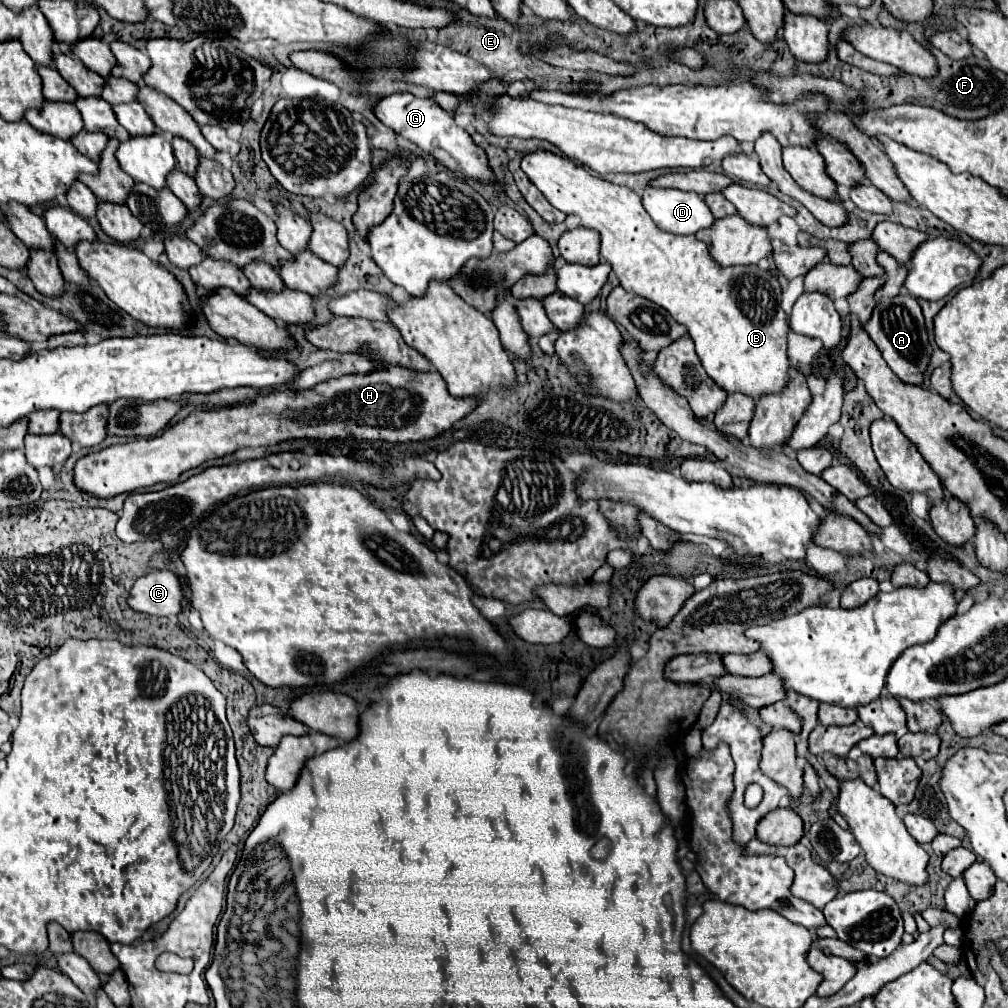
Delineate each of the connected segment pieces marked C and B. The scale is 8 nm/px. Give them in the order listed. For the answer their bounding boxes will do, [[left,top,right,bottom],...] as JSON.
[[128,571,182,617],[522,151,790,399]]

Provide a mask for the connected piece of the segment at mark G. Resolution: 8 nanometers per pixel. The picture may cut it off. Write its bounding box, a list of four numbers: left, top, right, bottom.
[372,87,494,183]

